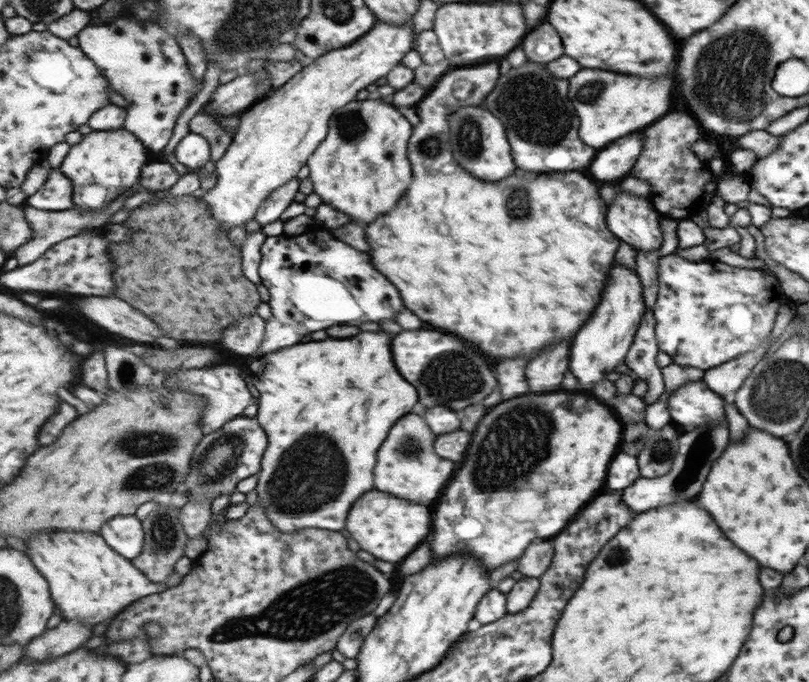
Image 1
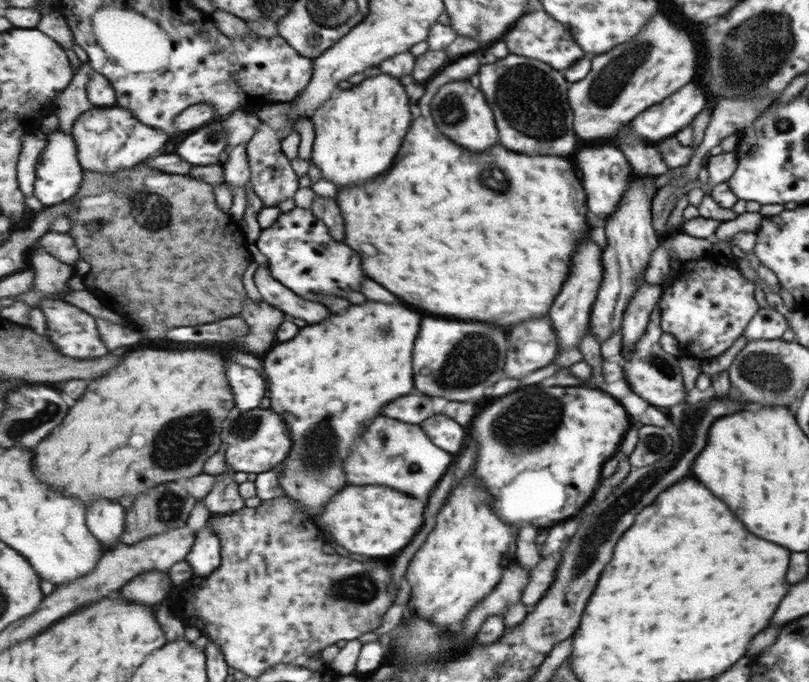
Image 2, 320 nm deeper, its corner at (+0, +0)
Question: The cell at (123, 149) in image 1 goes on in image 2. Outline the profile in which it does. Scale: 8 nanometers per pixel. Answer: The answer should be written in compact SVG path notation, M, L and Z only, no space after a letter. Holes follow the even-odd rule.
M97 108L81 114L75 122L72 136L78 147L78 157L85 172L115 174L133 169L136 164L160 154L165 144L172 142L165 132L137 120L127 108Z

